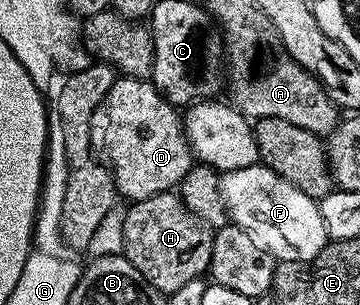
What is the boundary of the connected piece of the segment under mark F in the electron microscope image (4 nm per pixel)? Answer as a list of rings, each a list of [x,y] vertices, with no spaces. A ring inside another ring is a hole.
[[[262,165],[233,169],[222,172],[219,180],[228,220],[236,223],[241,229],[245,229],[245,233],[249,233],[249,237],[253,237],[253,241],[257,241],[257,245],[265,248],[277,261],[312,263],[317,257],[317,253],[321,253],[321,249],[327,246],[329,242],[327,230],[325,221],[321,221],[318,202],[309,198],[305,193],[301,193],[301,189],[297,189],[297,185],[285,181],[285,177],[273,173],[273,169]]]

